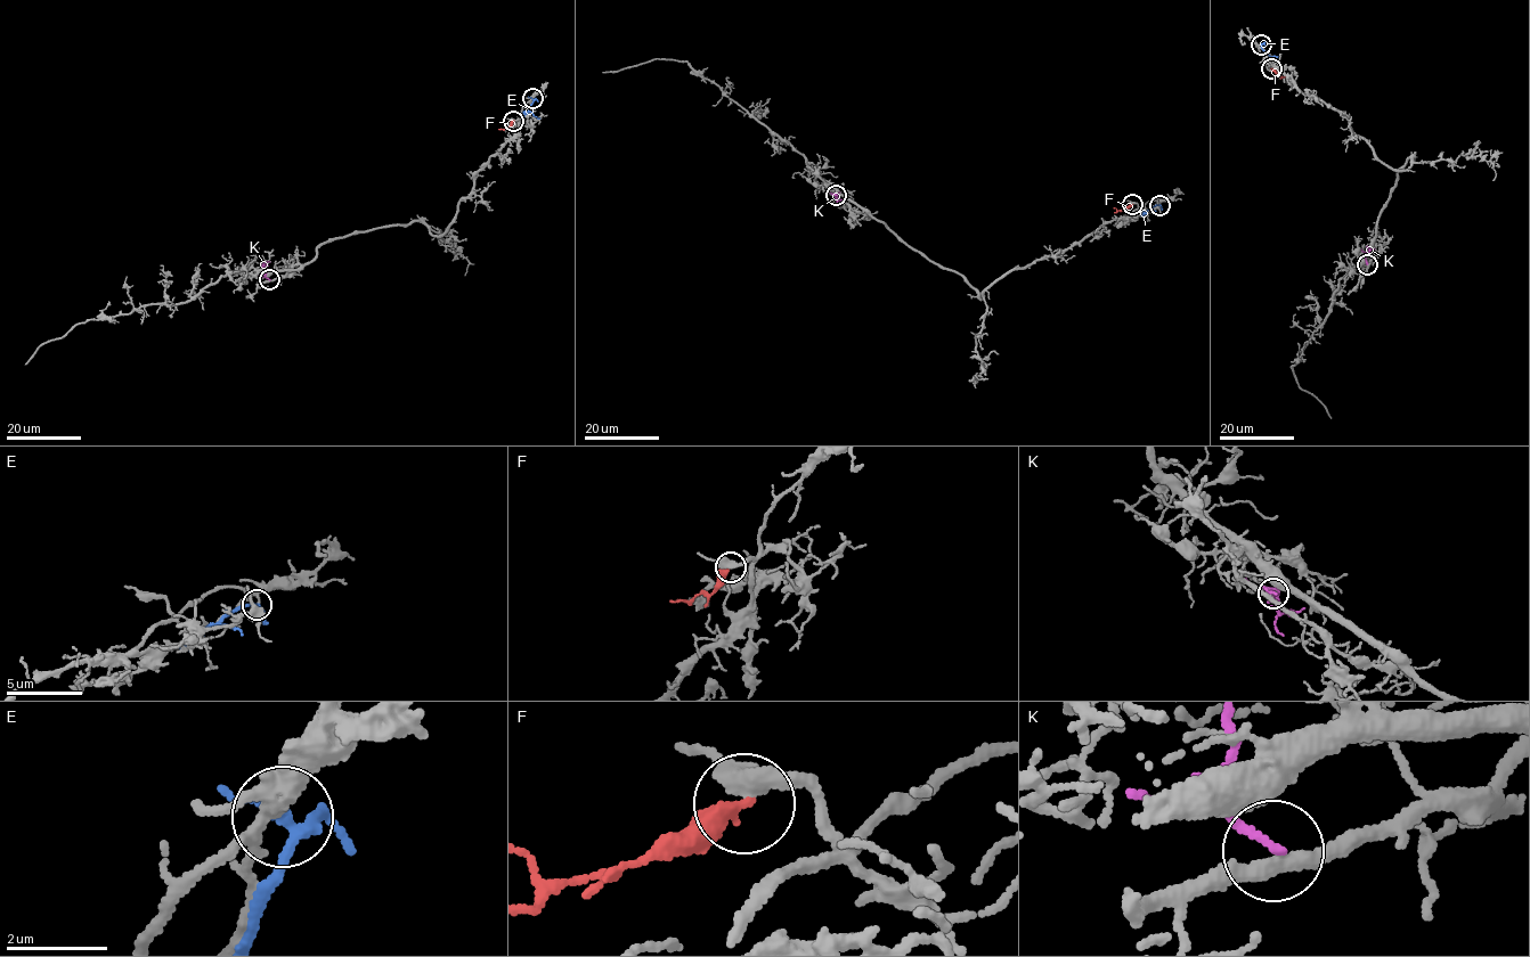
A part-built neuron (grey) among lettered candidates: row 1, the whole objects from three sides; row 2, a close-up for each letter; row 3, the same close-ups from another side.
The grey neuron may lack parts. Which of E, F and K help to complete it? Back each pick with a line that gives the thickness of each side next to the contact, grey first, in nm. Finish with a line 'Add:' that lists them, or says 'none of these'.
Add: none of these

